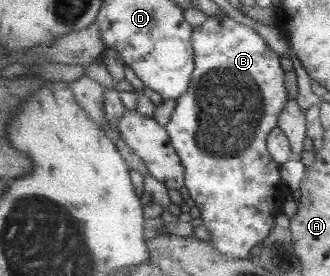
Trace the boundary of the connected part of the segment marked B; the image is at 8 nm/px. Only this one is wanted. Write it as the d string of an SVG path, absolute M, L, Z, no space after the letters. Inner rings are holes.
M208 16L192 35L196 69L190 88L177 100L171 121L166 125L172 144L184 162L186 184L210 234L210 242L225 257L245 259L251 249L264 242L277 223L291 189L282 180L282 164L277 163L268 148L269 134L278 127L280 113L288 103L285 71L279 55L249 25L228 16Z

